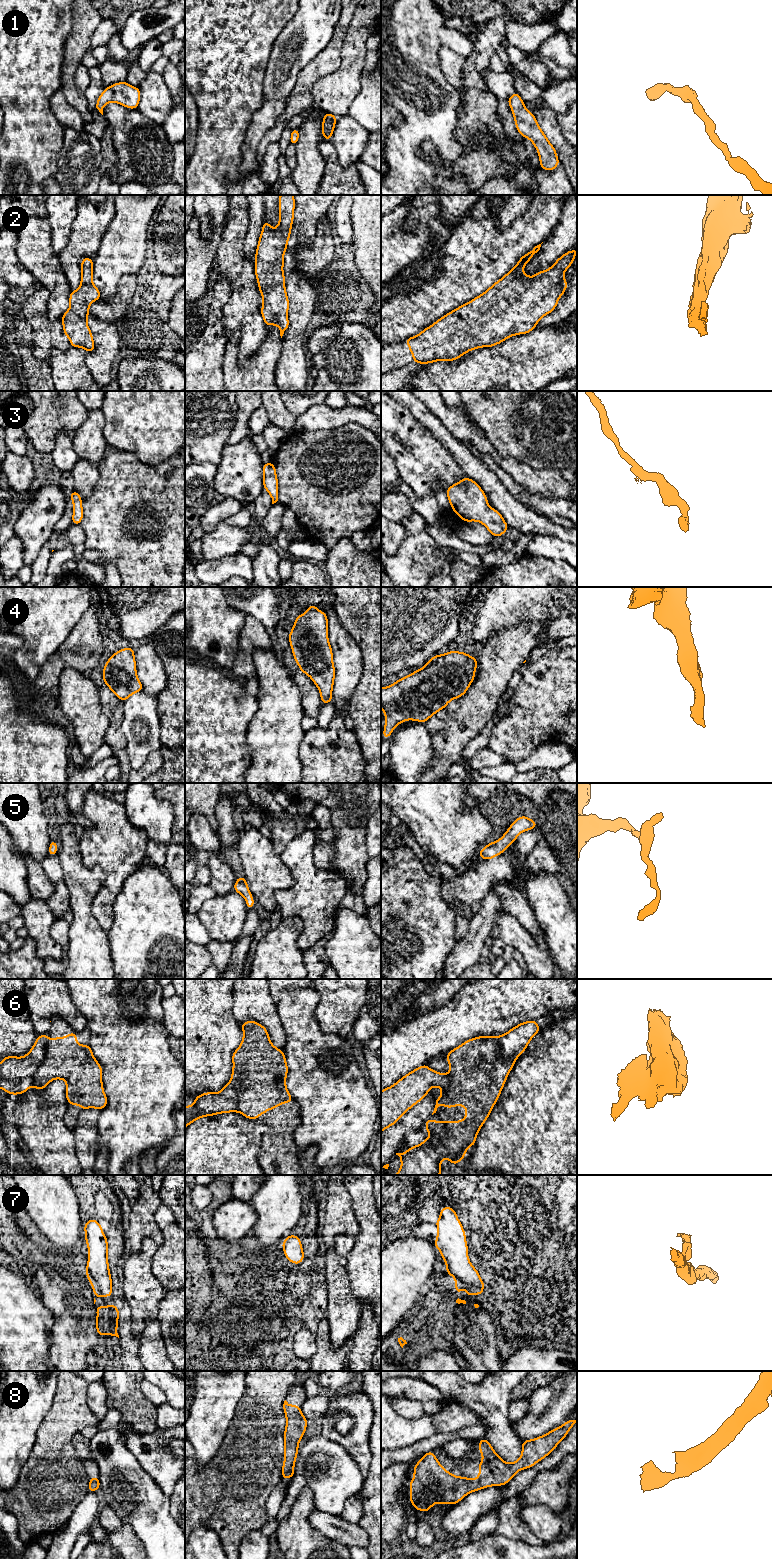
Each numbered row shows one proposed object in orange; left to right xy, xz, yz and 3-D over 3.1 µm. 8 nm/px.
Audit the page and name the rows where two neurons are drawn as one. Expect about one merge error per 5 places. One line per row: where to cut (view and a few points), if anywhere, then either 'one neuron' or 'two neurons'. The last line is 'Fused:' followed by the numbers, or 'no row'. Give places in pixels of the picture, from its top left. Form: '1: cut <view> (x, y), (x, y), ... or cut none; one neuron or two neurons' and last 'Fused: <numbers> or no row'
1: cut none; one neuron
2: cut none; one neuron
3: cut none; one neuron
4: cut none; one neuron
5: cut none; one neuron
6: cut xy (49, 1040), (45, 1050), (45, 1057), (33, 1076), (31, 1084); two neurons
7: cut none; one neuron
8: cut none; one neuron
Fused: 6

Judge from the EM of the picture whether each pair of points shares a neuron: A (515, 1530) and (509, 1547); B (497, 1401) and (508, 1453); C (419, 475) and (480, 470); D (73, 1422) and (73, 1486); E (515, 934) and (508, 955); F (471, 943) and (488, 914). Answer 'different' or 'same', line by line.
A: different
B: same
C: different
D: same
E: different
F: same

